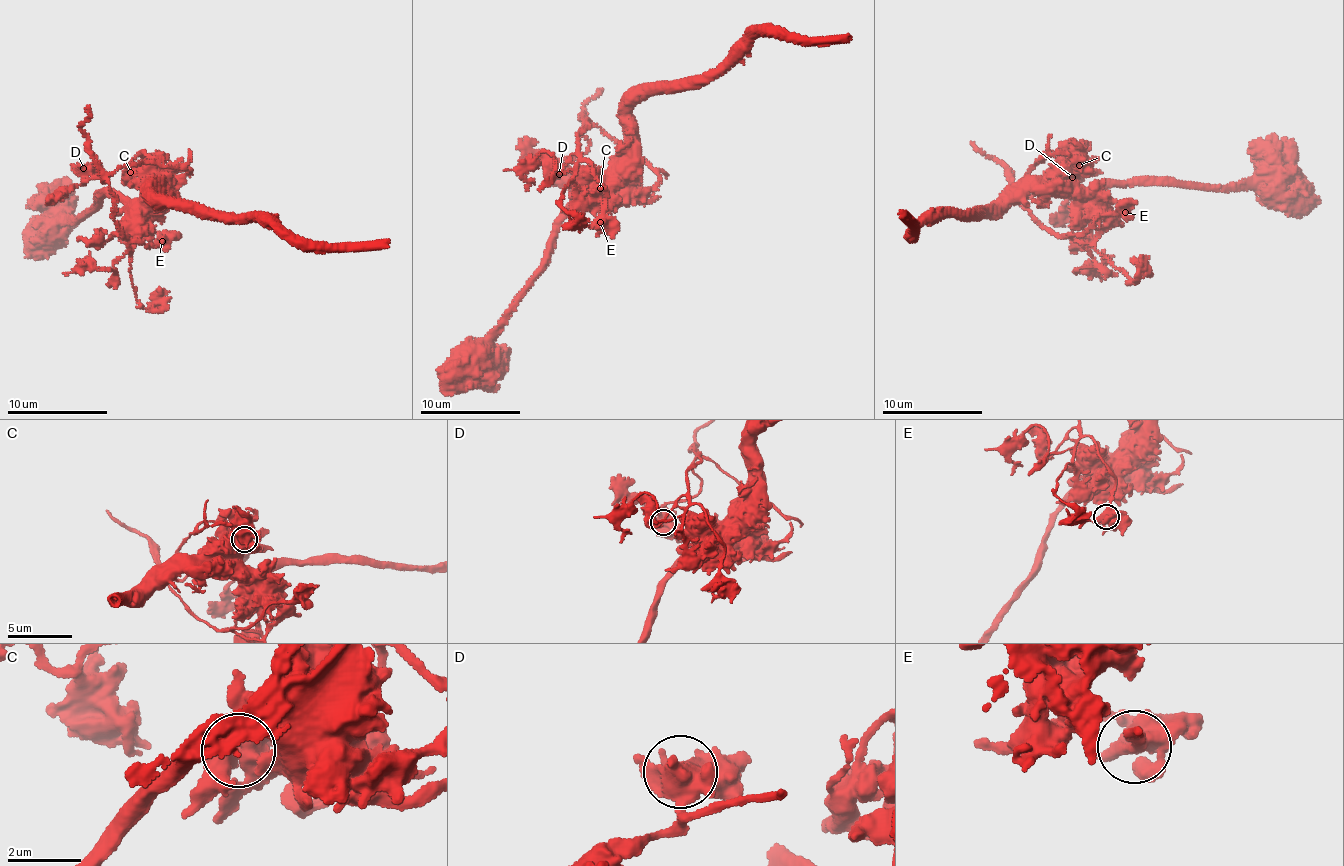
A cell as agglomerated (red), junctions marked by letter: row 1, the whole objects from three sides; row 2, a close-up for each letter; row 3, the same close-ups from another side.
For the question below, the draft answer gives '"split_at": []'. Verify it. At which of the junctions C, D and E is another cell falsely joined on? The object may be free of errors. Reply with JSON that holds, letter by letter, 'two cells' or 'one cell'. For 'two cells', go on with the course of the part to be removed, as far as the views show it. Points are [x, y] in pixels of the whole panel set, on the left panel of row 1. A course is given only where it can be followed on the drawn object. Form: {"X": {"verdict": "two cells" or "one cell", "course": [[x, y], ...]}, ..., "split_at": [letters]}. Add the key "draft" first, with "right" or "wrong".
{"draft": "wrong", "C": {"verdict": "two cells", "course": [[130, 173], [137, 155], [161, 158], [124, 165], [107, 177], [137, 300], [153, 308], [159, 287]]}, "D": {"verdict": "one cell"}, "E": {"verdict": "one cell"}, "split_at": ["C"]}

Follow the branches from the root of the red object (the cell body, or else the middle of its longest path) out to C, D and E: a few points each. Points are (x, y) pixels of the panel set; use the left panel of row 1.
C: (158, 193), (155, 195), (138, 175), (130, 173)
D: (158, 193), (153, 162), (159, 156), (105, 173), (103, 181), (111, 174), (86, 180), (83, 168)
E: (158, 193), (132, 223), (116, 232), (150, 247), (160, 237), (162, 241)

